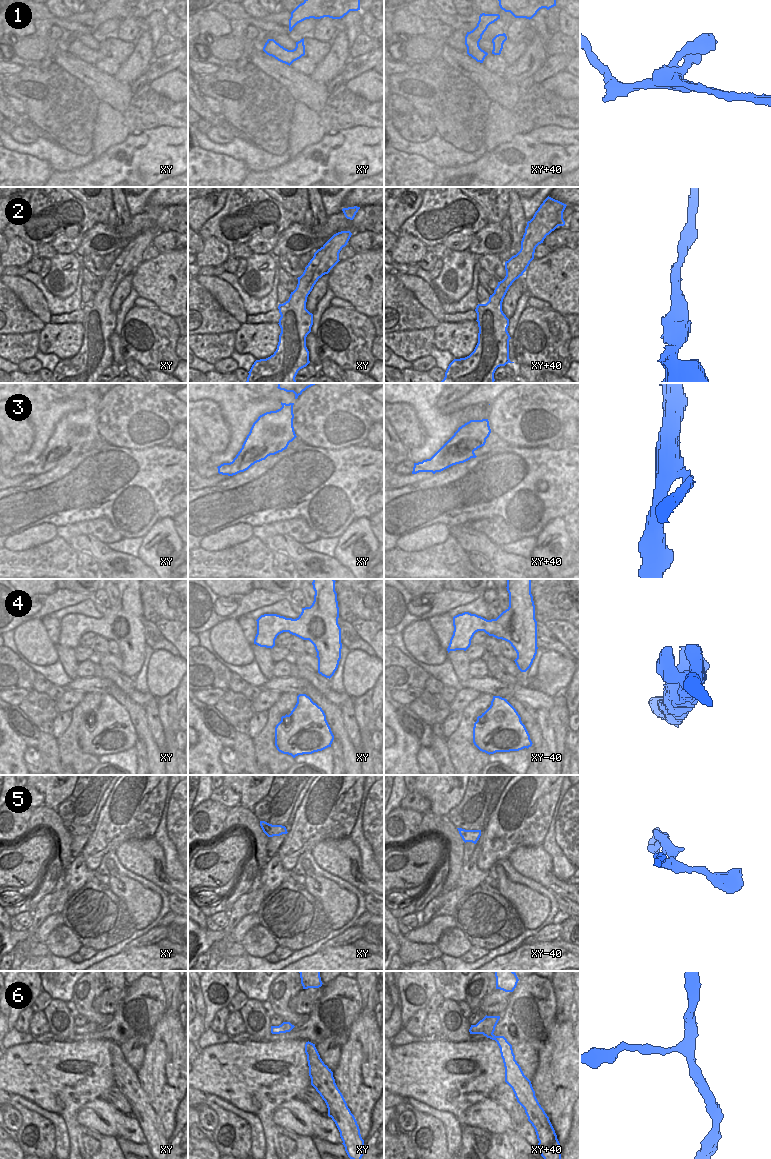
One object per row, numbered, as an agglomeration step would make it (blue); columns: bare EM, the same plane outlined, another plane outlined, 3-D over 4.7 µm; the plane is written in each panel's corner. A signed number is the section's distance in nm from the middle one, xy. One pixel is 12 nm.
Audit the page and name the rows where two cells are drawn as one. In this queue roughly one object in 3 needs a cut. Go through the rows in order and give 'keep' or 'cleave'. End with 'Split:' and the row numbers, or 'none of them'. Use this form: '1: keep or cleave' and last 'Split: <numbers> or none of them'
1: keep
2: keep
3: cleave
4: keep
5: keep
6: keep
Split: 3

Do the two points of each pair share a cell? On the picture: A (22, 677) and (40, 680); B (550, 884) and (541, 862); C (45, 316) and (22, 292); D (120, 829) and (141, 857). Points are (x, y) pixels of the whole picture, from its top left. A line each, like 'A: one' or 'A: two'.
A: two
B: one
C: one
D: two

